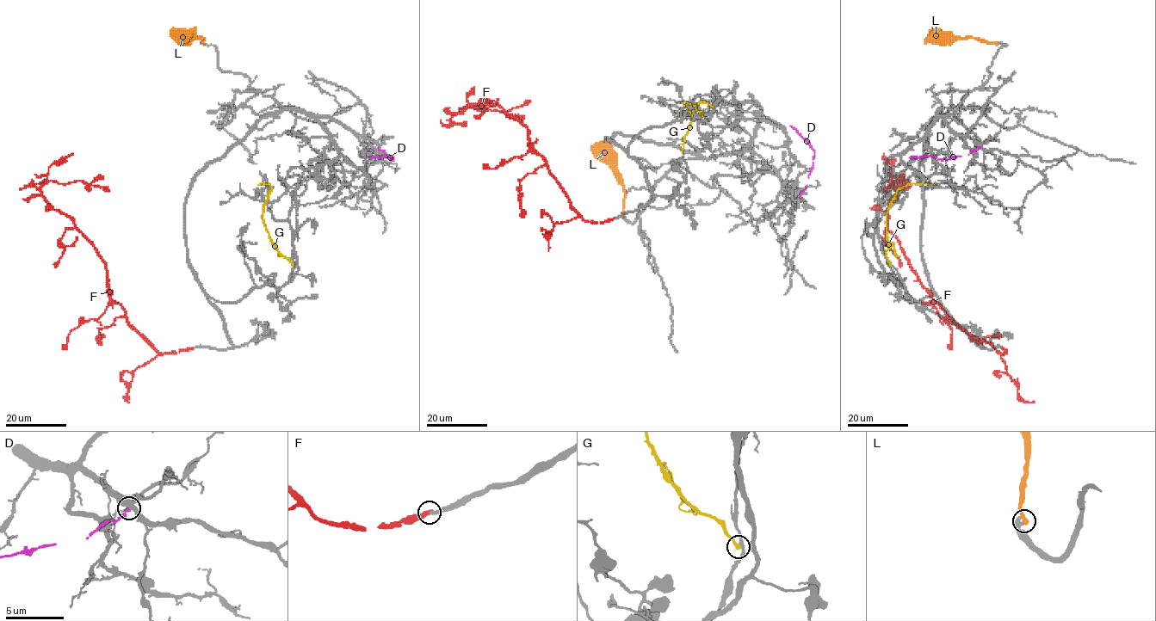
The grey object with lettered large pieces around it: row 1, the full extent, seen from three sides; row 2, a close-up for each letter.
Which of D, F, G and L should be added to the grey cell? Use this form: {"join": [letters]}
{"join": ["F"]}

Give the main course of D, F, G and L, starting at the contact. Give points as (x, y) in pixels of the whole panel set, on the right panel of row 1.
D: (979, 146), (968, 154), (949, 158), (909, 157)
F: (1001, 347), (1004, 353), (962, 329), (932, 298), (887, 226), (896, 194), (889, 181), (894, 181), (883, 191)
G: (891, 265), (886, 257), (889, 205), (895, 194), (906, 185), (936, 184)
L: (996, 42), (982, 41), (973, 37), (945, 38), (934, 31), (927, 34)

